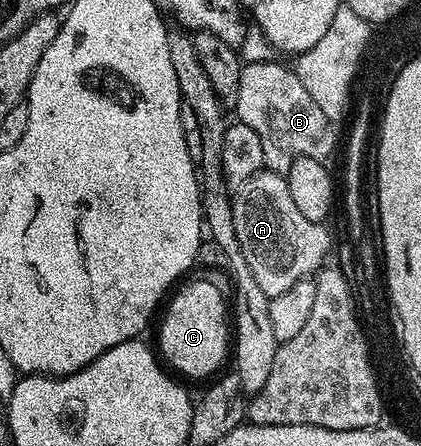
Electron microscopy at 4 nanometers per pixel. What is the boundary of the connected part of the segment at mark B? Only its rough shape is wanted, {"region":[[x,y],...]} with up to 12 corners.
{"region":[[282,63],[240,73],[237,122],[264,167],[329,160],[335,124]]}

